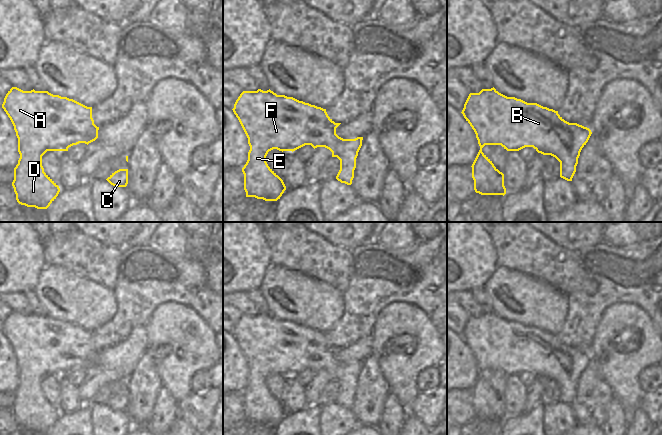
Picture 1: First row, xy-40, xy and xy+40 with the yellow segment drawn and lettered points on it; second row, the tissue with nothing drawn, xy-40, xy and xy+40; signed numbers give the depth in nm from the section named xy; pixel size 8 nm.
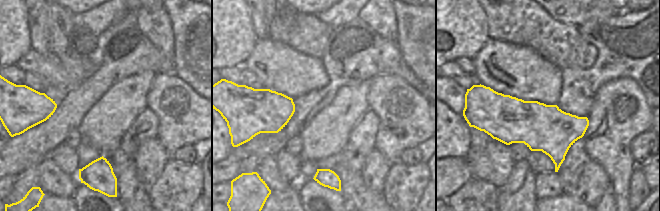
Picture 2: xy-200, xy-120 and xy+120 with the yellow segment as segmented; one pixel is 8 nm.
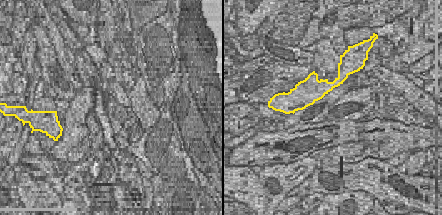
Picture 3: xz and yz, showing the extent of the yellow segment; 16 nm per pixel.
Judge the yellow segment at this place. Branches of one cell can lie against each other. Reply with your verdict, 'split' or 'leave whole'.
leave whole

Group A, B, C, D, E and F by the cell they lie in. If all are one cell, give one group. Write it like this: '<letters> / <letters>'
A B C D E F

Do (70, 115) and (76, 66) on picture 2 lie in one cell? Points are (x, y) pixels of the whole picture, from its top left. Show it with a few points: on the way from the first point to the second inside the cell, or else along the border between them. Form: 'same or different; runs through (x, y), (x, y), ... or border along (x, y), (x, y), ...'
different; border along (91, 75), (75, 88), (67, 91)

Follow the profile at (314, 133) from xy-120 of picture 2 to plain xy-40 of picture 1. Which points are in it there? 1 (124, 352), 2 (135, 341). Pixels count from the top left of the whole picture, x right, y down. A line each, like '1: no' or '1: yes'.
1: yes
2: yes

